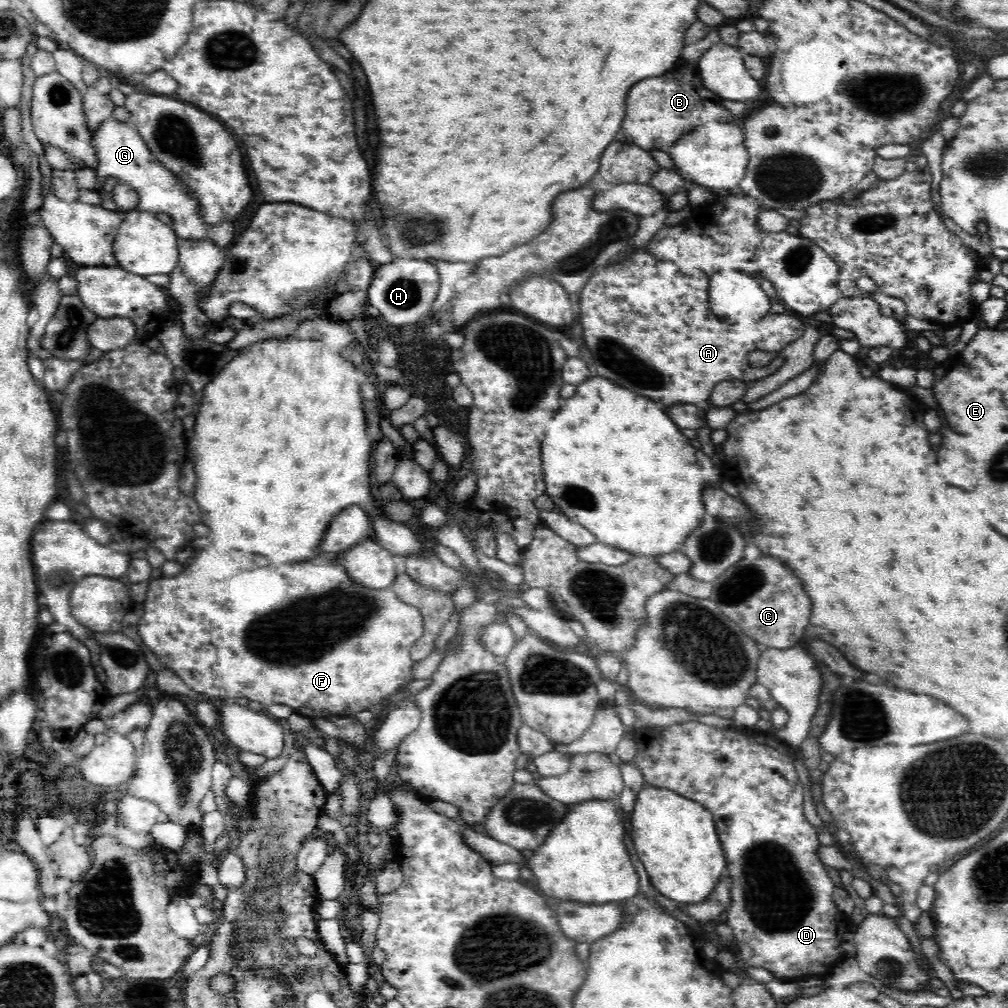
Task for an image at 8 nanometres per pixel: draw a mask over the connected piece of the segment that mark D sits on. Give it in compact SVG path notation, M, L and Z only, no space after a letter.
M682 721L670 726L652 726L646 732L644 732L644 727L640 727L640 730L634 732L634 736L636 736L638 747L633 762L640 769L646 784L676 791L678 794L684 795L684 798L692 799L694 802L701 804L712 813L718 832L717 836L719 836L721 842L721 850L723 850L725 856L728 877L731 878L732 882L729 890L732 904L726 911L728 917L726 924L732 929L736 938L736 948L738 948L740 958L746 964L750 964L750 967L770 970L776 980L780 980L780 978L798 978L798 980L802 980L802 978L810 978L810 976L816 976L816 974L826 974L828 976L832 972L832 966L842 958L842 953L844 953L842 941L844 933L851 923L851 917L838 910L838 906L834 902L834 888L836 888L835 881L837 878L824 869L824 863L820 862L816 853L821 844L816 829L812 827L812 824L803 814L804 790L802 784L798 781L794 760L782 750L776 750L772 746L764 746L762 742L756 742L756 740L748 738L746 732L734 732L734 727L718 728L699 721Z

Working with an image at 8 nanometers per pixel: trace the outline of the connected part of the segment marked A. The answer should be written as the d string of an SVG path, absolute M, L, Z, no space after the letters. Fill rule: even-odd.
M639 249L622 264L607 265L602 272L595 272L580 291L580 316L577 322L582 325L584 344L592 354L598 376L608 378L634 394L660 400L664 407L672 404L703 406L720 382L754 382L780 370L786 362L780 352L790 342L802 338L807 322L797 315L768 313L758 322L728 324L710 310L708 280L710 278L706 278L702 270L684 274L675 262L658 260L650 251ZM754 350L774 352L776 357L768 365L753 367L748 363L748 354Z

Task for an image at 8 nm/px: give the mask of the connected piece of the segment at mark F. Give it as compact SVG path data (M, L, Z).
M208 541L196 548L194 562L188 568L184 568L178 576L168 580L166 576L161 575L150 580L143 604L144 614L137 624L141 639L154 652L162 666L174 671L192 690L205 696L212 696L212 699L244 696L248 700L260 702L264 708L270 704L284 704L290 706L293 712L309 717L311 720L324 716L328 719L355 716L358 712L369 710L376 700L386 699L386 696L394 694L405 680L410 682L412 678L410 670L413 666L411 646L422 637L424 629L423 614L418 607L412 606L412 603L400 601L391 588L372 589L372 587L360 585L348 575L342 562L304 565L304 570L300 570L300 574L296 574L294 578L292 576L284 578L276 570L264 566L260 558L248 558L248 554L224 554L224 550L208 544Z

